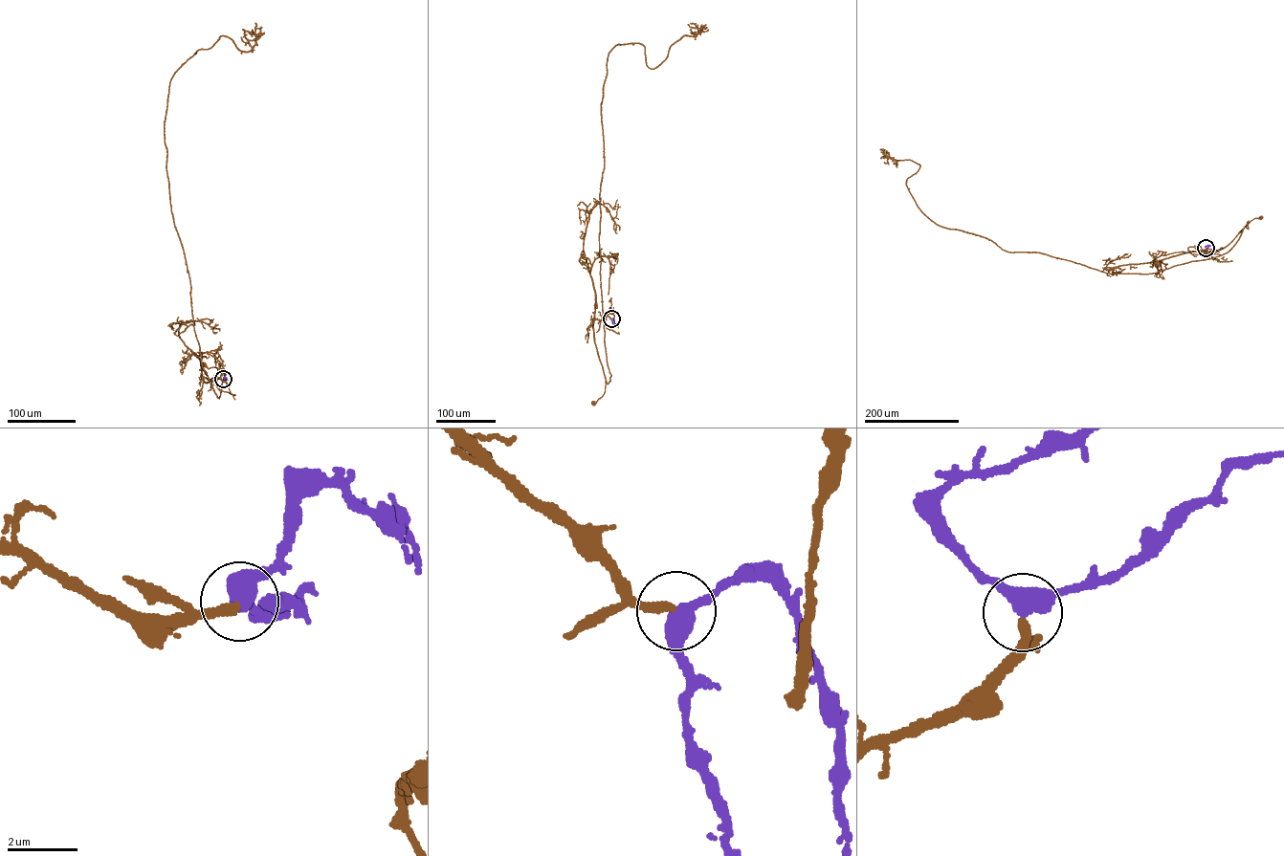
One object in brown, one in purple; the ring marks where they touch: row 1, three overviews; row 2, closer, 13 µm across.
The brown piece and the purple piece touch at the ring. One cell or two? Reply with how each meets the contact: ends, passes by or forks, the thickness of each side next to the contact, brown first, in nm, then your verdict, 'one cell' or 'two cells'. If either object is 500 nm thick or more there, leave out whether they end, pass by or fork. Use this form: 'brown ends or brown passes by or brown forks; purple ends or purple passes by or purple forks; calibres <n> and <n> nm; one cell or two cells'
calibres 260 and 500 nm; one cell

